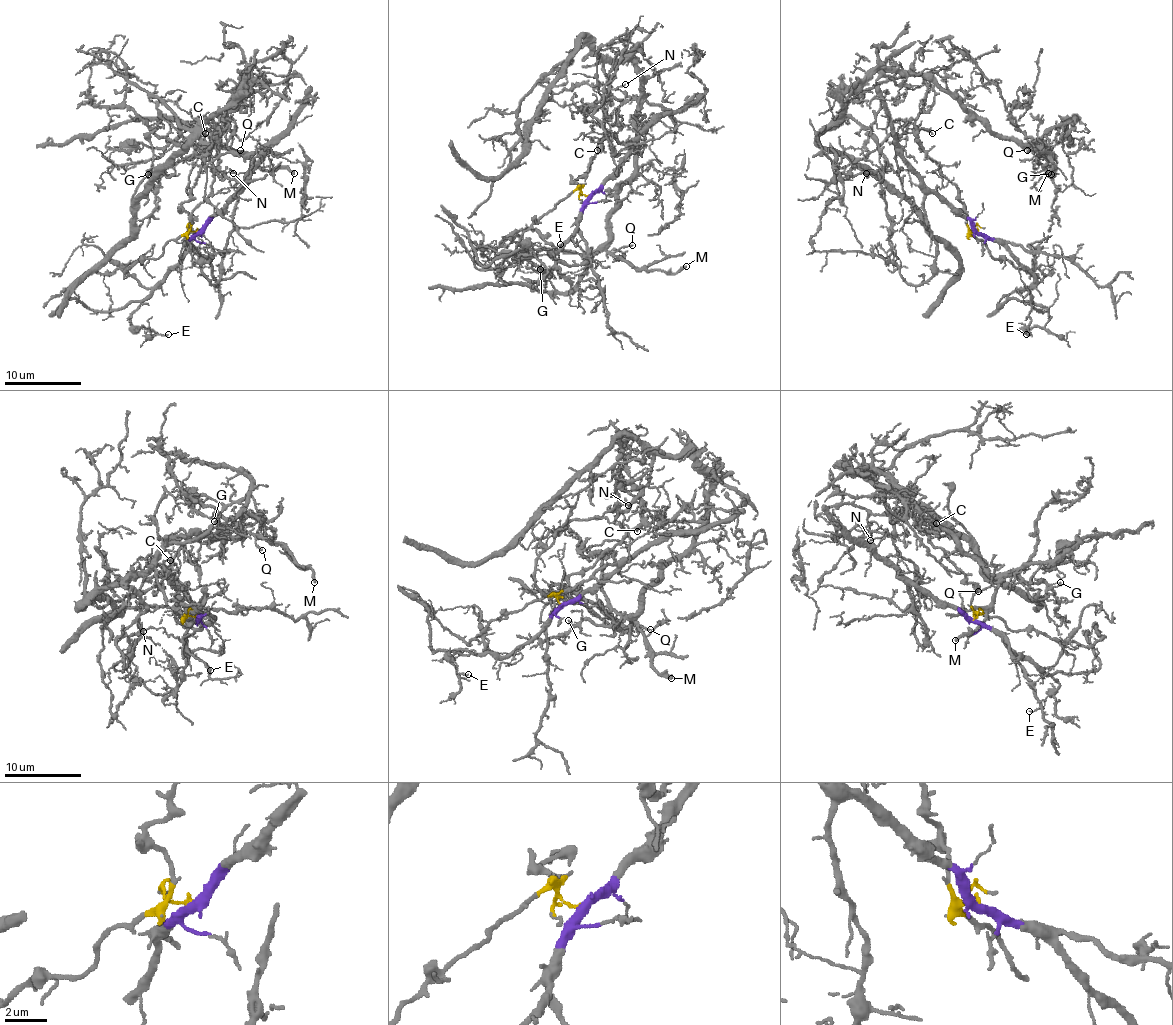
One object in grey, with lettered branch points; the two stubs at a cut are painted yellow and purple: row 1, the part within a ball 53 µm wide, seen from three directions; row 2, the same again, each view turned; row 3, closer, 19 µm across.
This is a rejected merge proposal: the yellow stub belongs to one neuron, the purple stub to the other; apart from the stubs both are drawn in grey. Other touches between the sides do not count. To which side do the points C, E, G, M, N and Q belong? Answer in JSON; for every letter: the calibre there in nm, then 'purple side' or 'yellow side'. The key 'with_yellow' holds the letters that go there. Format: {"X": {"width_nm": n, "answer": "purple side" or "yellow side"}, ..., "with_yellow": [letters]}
{"C": {"width_nm": 180, "answer": "yellow side"}, "E": {"width_nm": 110, "answer": "purple side"}, "G": {"width_nm": 140, "answer": "yellow side"}, "M": {"width_nm": 280, "answer": "yellow side"}, "N": {"width_nm": 120, "answer": "yellow side"}, "Q": {"width_nm": 150, "answer": "yellow side"}, "with_yellow": ["C", "G", "M", "N", "Q"]}

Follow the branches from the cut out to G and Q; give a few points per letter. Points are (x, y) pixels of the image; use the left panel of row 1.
G: (199, 231), (189, 231), (182, 204), (239, 82), (243, 95), (229, 109), (218, 143), (199, 145), (147, 174)
Q: (199, 231), (189, 231), (182, 204), (241, 82), (243, 95), (216, 143), (241, 151)

